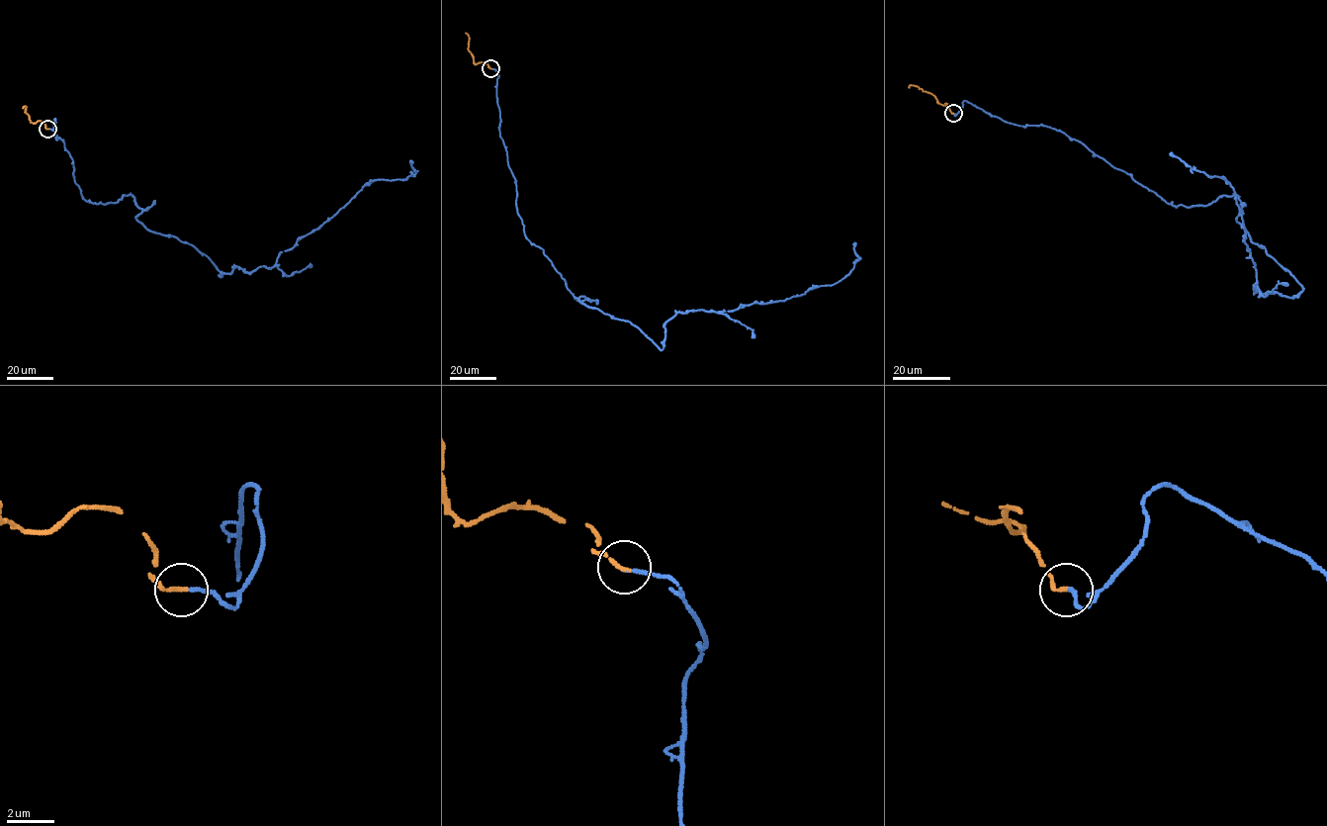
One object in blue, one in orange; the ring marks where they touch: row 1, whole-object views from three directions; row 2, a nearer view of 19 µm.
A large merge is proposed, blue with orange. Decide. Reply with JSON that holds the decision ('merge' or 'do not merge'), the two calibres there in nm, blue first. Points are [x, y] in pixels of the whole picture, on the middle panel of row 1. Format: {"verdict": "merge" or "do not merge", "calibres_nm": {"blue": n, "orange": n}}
{"verdict": "merge", "calibres_nm": {"blue": 150, "orange": 180}}

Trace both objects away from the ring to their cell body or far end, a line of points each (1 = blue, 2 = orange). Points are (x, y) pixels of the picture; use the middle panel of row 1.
1: (490, 68), (524, 234), (577, 300), (662, 349), (677, 312), (836, 284), (859, 258), (854, 242)
2: (490, 68), (487, 63), (474, 62), (465, 33)

